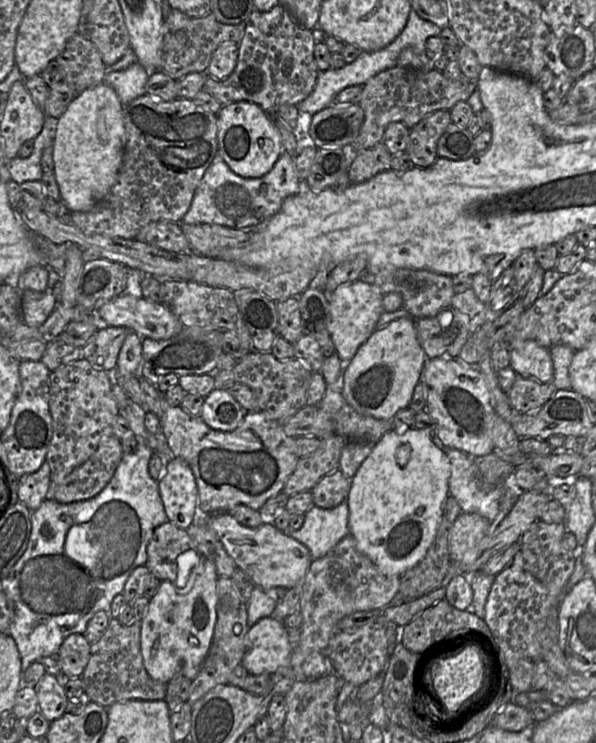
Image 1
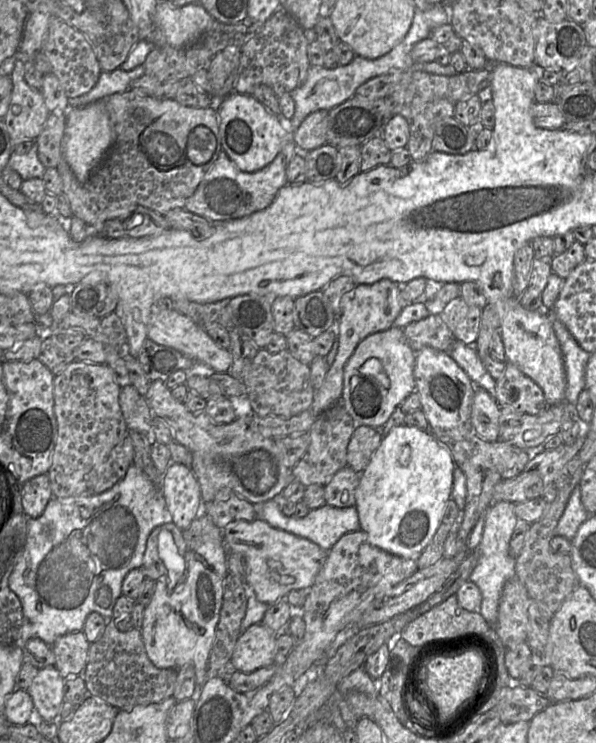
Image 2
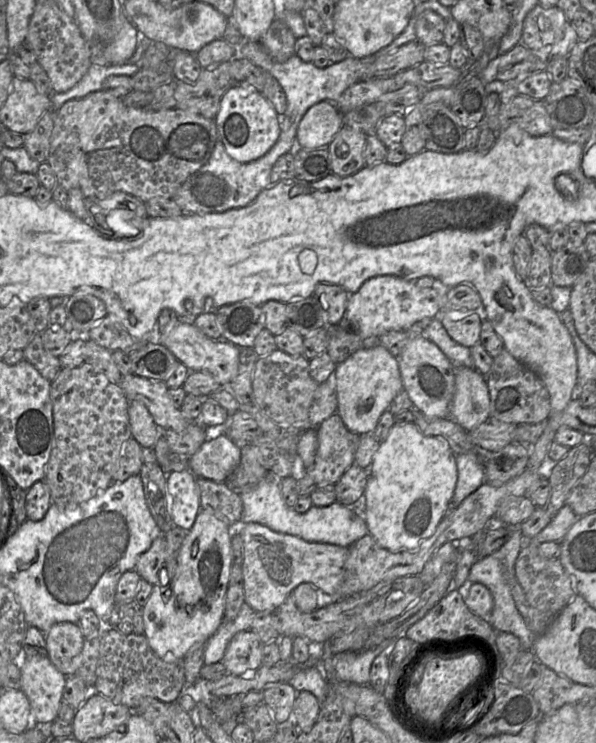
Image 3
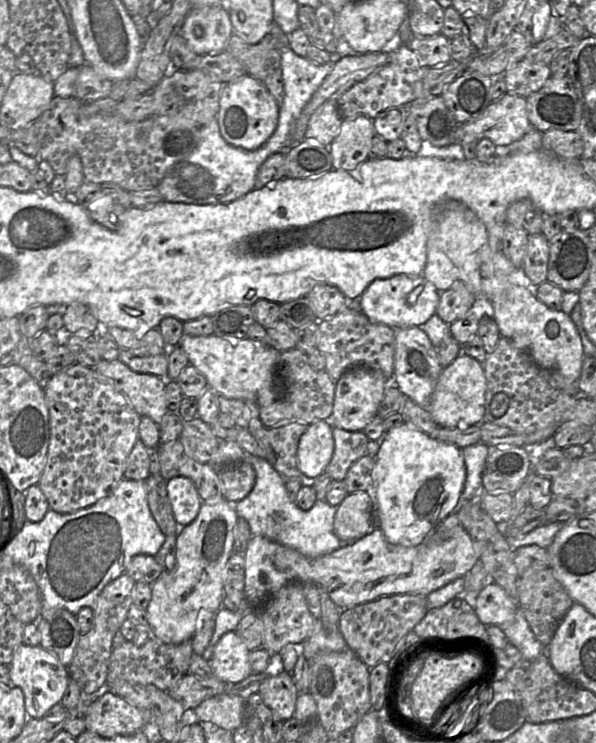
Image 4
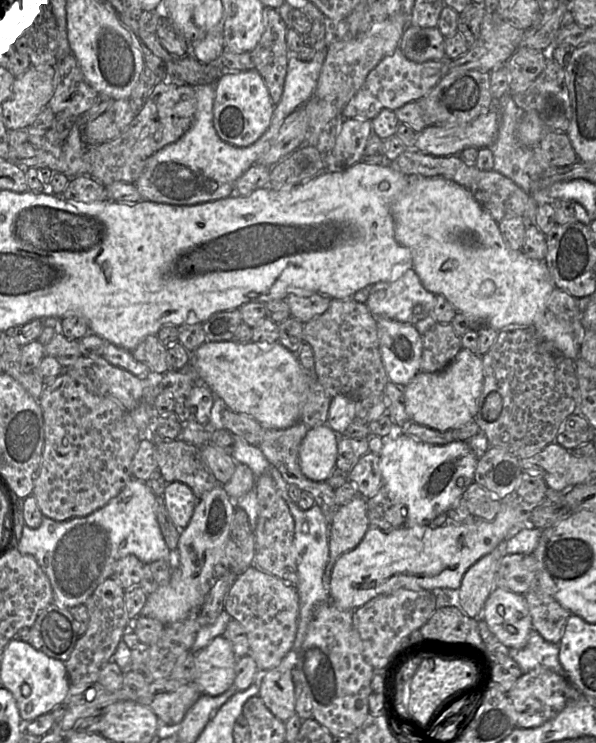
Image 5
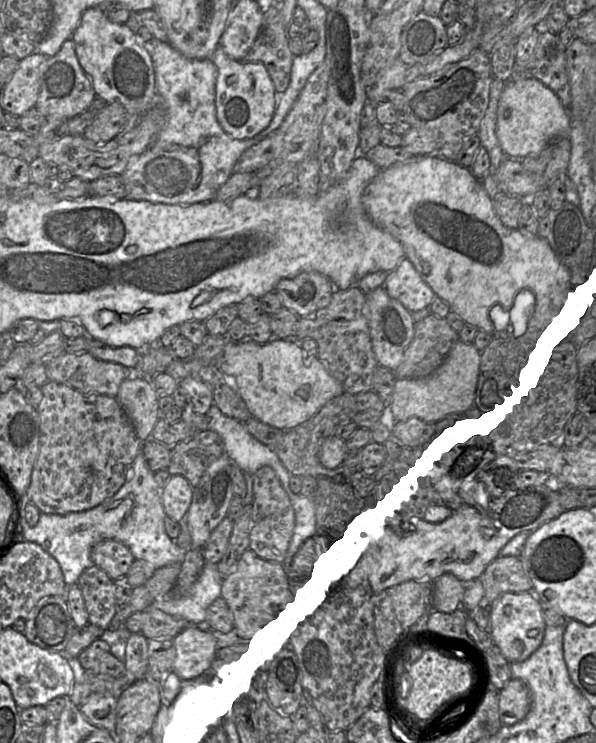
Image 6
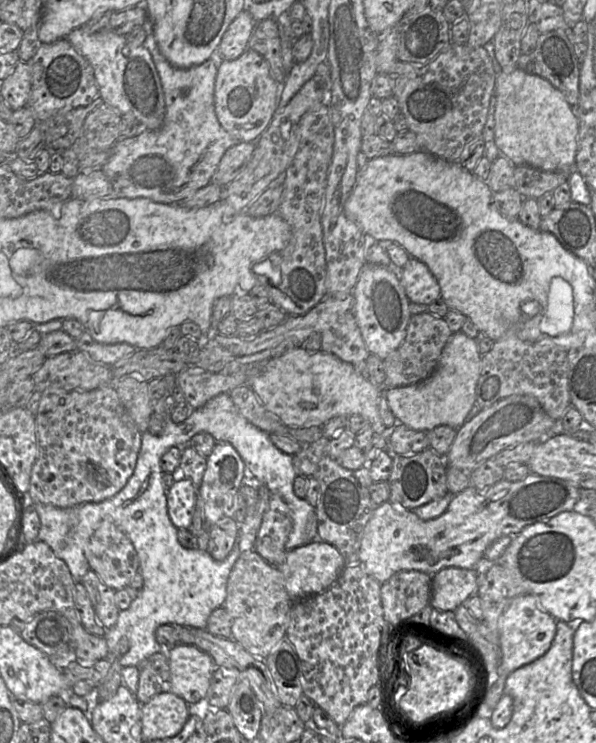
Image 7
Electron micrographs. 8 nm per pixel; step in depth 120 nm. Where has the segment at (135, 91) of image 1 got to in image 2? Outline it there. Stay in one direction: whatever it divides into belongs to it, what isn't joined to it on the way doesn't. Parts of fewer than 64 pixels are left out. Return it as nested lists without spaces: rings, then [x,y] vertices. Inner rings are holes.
[[[143,64],[130,71],[124,71],[121,68],[102,71],[96,85],[88,93],[76,98],[69,98],[69,108],[81,107],[103,100],[112,94],[127,91],[131,83],[143,75],[145,75]]]

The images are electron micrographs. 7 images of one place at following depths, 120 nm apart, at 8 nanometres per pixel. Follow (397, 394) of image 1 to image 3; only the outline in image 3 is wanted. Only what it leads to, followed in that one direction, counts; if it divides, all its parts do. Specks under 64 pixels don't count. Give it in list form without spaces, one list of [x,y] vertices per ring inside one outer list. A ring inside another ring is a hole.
[[[381,345],[357,350],[336,365],[334,374],[337,414],[350,431],[360,436],[374,431],[380,416],[388,410],[394,397],[403,390],[398,358]]]

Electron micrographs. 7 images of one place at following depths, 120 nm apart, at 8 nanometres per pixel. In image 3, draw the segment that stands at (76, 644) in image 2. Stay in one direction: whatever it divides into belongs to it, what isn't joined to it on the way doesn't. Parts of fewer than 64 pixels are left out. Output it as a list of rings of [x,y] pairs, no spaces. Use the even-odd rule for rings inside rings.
[[[54,624],[46,634],[46,648],[52,664],[66,677],[73,676],[82,664],[84,637],[78,624]]]

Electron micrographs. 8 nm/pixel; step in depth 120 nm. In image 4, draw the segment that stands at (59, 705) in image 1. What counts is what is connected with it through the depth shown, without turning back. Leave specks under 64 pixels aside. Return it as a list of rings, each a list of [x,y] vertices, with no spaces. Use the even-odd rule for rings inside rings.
[[[19,645],[9,664],[11,684],[19,687],[24,693],[25,711],[28,718],[42,719],[47,711],[61,703],[69,682],[69,672],[58,658],[41,646]]]

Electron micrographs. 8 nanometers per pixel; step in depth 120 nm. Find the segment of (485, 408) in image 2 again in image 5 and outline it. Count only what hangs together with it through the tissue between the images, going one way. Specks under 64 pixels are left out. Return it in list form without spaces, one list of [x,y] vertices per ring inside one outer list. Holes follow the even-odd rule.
[[[464,348],[443,370],[437,373],[419,371],[402,388],[410,421],[441,432],[452,431],[474,420],[482,389],[482,358]]]

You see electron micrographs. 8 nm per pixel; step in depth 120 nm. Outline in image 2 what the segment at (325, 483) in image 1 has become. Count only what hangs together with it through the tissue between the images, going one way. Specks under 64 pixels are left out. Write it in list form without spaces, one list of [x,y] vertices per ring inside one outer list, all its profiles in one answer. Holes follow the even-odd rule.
[[[349,466],[340,469],[324,486],[326,504],[334,507],[354,506],[359,480],[360,474]]]

